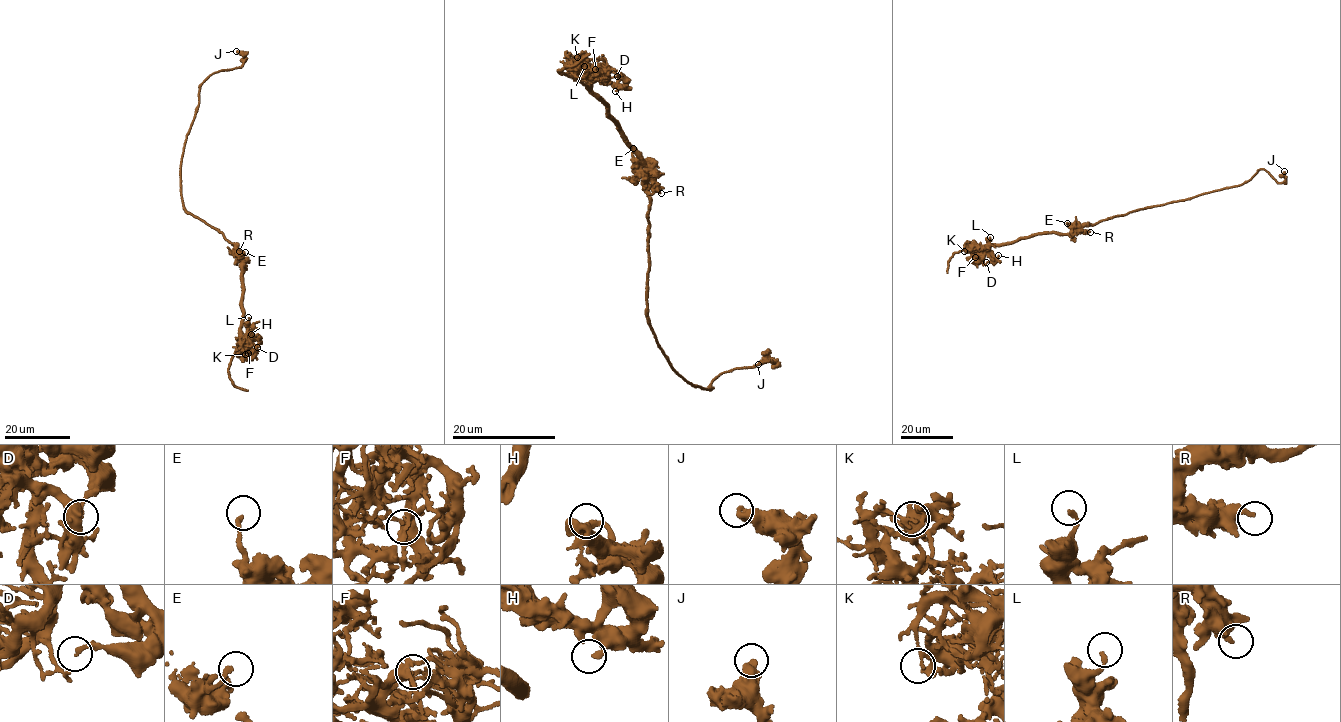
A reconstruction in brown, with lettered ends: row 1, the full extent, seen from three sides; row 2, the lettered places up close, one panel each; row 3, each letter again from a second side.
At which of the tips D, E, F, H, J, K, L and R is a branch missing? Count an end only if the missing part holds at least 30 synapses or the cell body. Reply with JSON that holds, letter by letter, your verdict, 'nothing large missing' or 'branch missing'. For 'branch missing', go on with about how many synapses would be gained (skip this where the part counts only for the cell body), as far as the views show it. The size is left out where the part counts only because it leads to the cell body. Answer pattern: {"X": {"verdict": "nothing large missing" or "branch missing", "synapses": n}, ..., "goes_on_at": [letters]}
{"D": {"verdict": "nothing large missing"}, "E": {"verdict": "nothing large missing"}, "F": {"verdict": "nothing large missing"}, "H": {"verdict": "nothing large missing"}, "J": {"verdict": "nothing large missing"}, "K": {"verdict": "nothing large missing"}, "L": {"verdict": "nothing large missing"}, "R": {"verdict": "nothing large missing"}, "goes_on_at": []}

